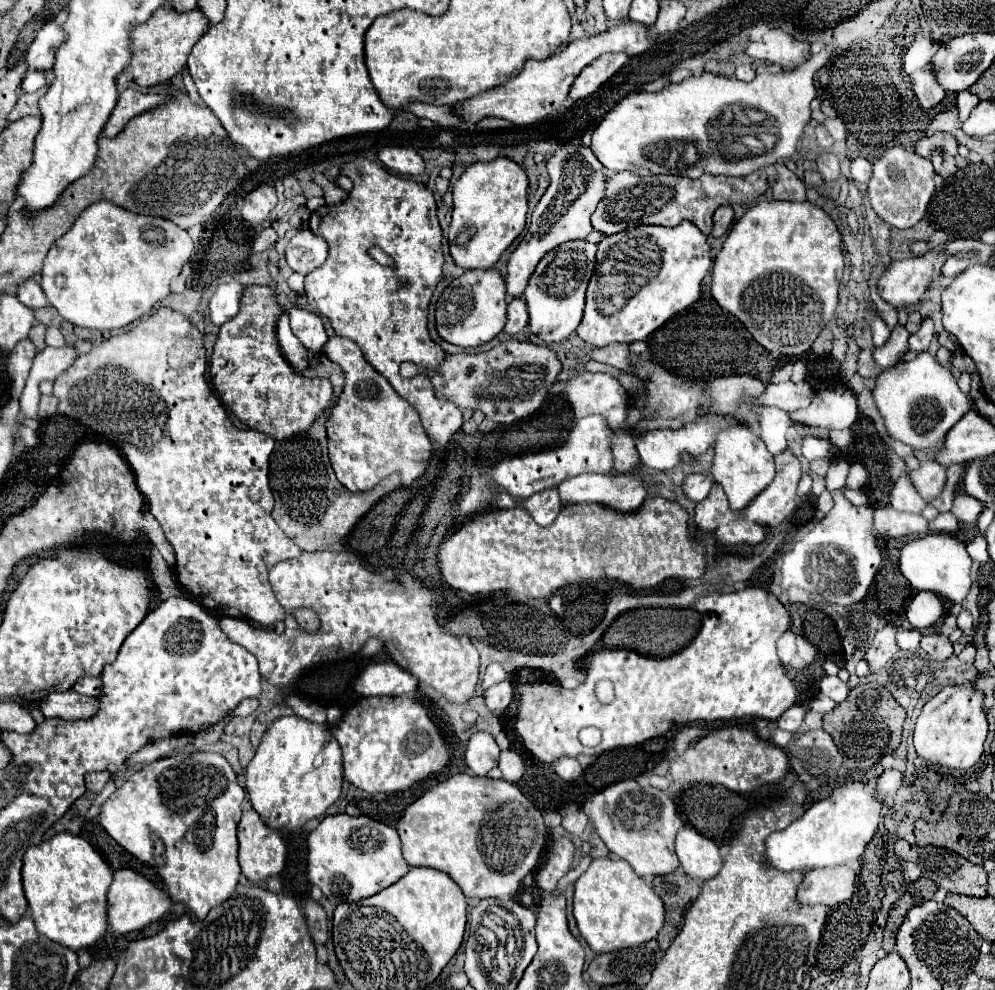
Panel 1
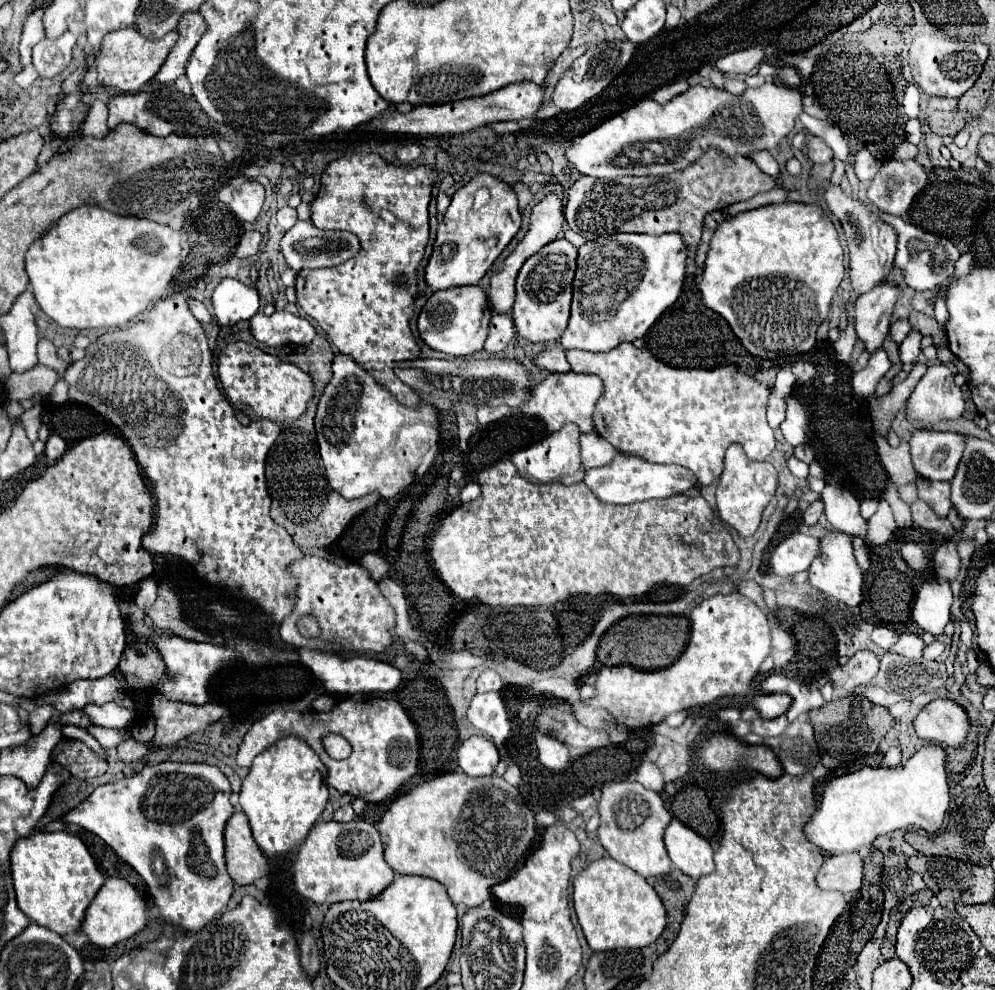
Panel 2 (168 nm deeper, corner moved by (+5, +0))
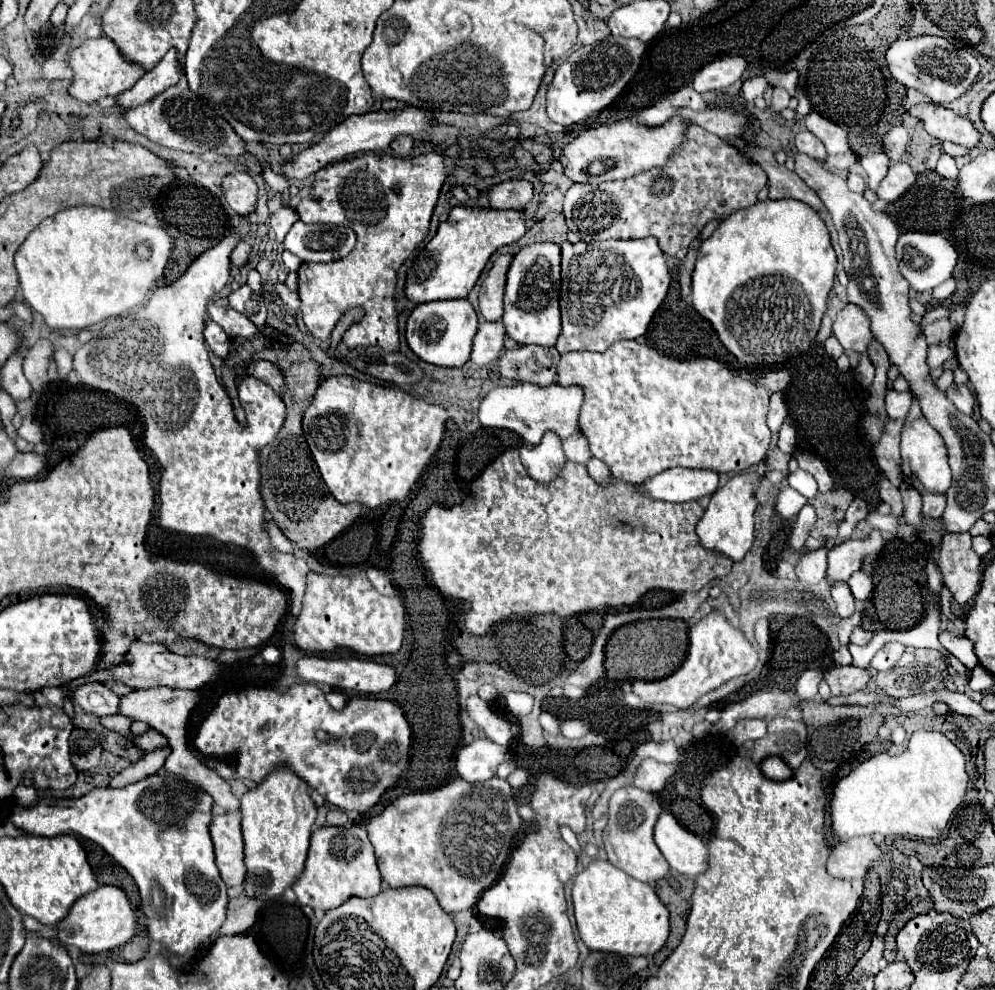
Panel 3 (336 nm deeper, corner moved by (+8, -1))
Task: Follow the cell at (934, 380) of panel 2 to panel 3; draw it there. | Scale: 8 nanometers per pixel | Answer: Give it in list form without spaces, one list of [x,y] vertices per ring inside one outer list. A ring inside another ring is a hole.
[[[949,385],[949,389],[945,391],[947,393],[947,397],[949,397],[949,401],[961,411],[961,413],[965,413],[965,415],[969,415],[971,411],[973,411],[973,407],[975,407],[975,397],[973,397],[973,393],[969,391],[969,387],[967,385]]]

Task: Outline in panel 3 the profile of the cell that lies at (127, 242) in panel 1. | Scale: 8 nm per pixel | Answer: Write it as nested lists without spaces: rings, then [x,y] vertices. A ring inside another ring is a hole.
[[[69,207],[65,209],[63,213],[55,213],[53,219],[45,219],[27,239],[25,243],[17,249],[15,253],[15,269],[19,273],[19,287],[21,287],[21,295],[23,299],[37,311],[43,315],[45,323],[51,327],[51,329],[85,329],[89,325],[95,325],[99,321],[105,321],[109,317],[119,317],[123,313],[127,313],[129,309],[141,305],[145,301],[145,295],[147,291],[155,285],[155,281],[163,275],[165,267],[167,267],[167,261],[171,257],[171,249],[173,249],[173,239],[171,235],[161,229],[161,227],[149,227],[145,223],[137,223],[133,219],[123,219],[119,217],[117,213],[113,211],[107,211],[107,209],[101,209],[101,207]]]

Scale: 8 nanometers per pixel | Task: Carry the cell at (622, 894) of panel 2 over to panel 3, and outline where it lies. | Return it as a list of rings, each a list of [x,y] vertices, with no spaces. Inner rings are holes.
[[[593,859],[573,881],[573,909],[581,941],[591,951],[653,955],[669,935],[669,911],[655,891],[605,859]]]

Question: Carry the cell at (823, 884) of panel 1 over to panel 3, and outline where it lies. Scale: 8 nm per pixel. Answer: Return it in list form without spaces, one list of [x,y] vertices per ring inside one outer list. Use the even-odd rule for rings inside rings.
[[[855,837],[833,847],[827,859],[827,871],[835,879],[863,879],[867,869],[881,857],[879,847],[869,837]]]

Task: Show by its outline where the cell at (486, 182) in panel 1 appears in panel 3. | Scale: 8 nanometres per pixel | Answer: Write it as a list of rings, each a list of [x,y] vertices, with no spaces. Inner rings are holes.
[[[455,205],[449,211],[447,221],[439,223],[437,235],[425,245],[425,249],[413,261],[407,273],[405,295],[413,303],[427,303],[439,299],[467,297],[477,283],[489,257],[503,245],[515,243],[525,235],[525,215],[513,209],[491,209],[491,207],[467,207]]]

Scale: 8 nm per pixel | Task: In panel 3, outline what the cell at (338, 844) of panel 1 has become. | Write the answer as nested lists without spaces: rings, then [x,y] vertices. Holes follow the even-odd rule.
[[[355,823],[343,827],[319,827],[311,833],[309,855],[303,873],[293,883],[293,891],[301,905],[313,909],[335,909],[347,899],[373,897],[381,891],[381,873],[373,853],[373,845],[367,837],[367,829]]]

